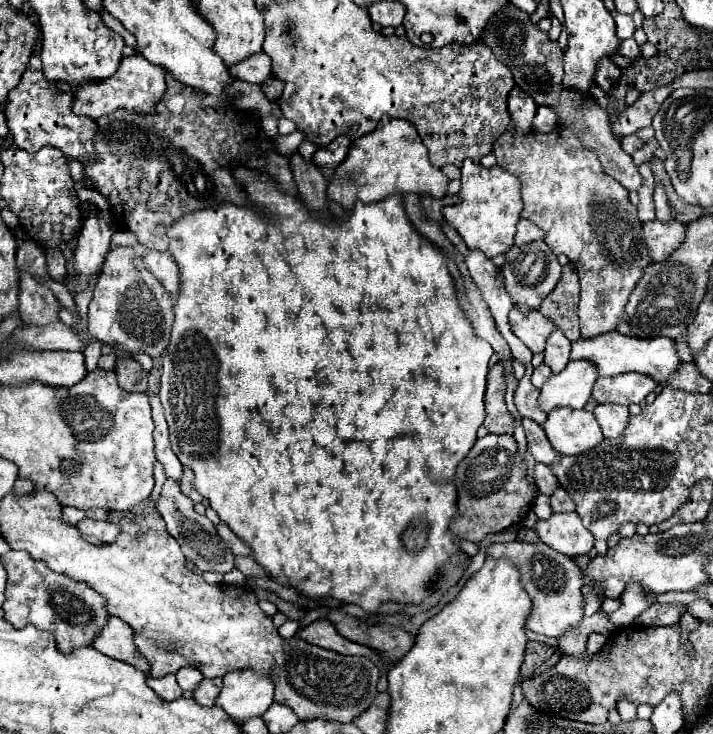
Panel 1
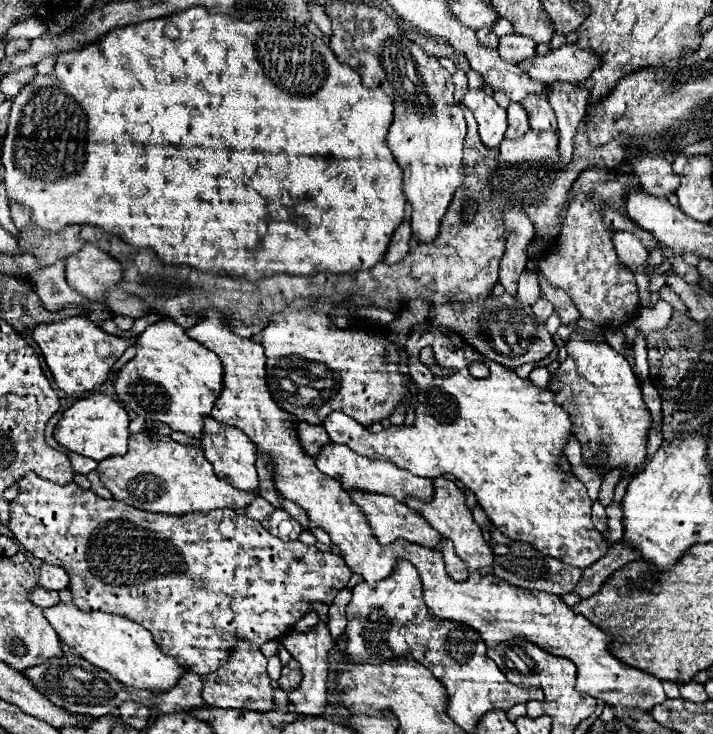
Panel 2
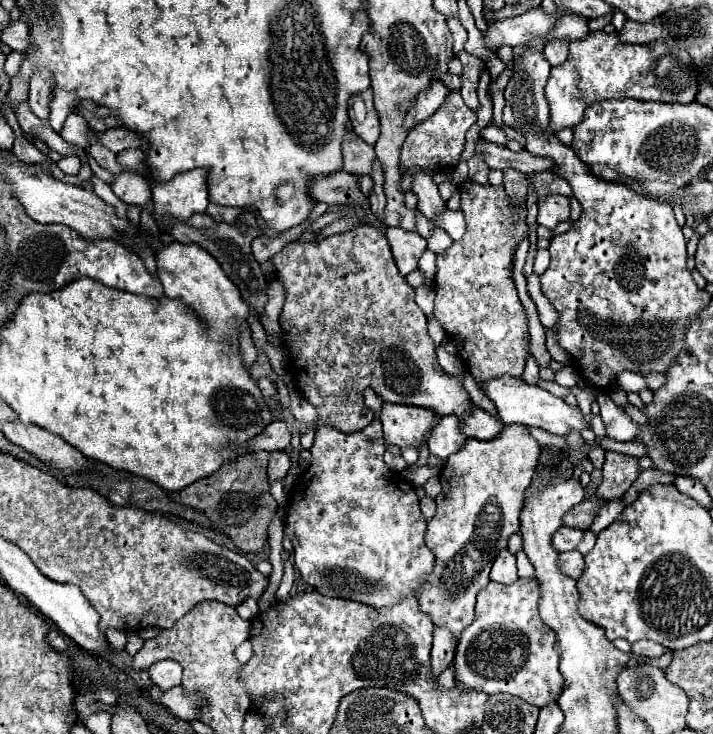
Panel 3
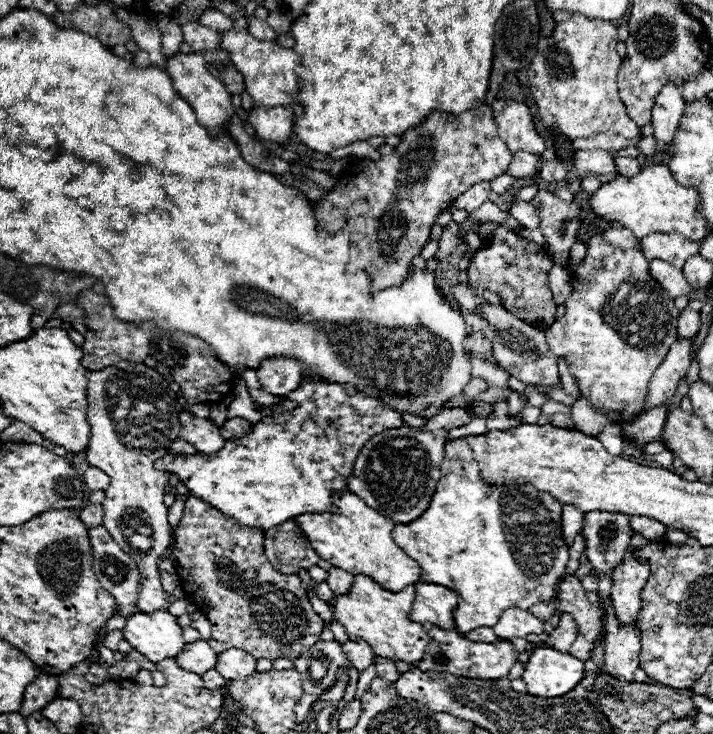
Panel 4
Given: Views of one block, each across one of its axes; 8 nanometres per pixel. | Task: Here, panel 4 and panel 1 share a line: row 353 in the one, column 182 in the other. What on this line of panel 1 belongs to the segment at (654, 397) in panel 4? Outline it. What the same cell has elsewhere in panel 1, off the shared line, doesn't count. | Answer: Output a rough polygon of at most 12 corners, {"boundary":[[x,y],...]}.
{"boundary":[[192,666],[180,668],[176,680],[182,690],[194,690],[202,676]]}

